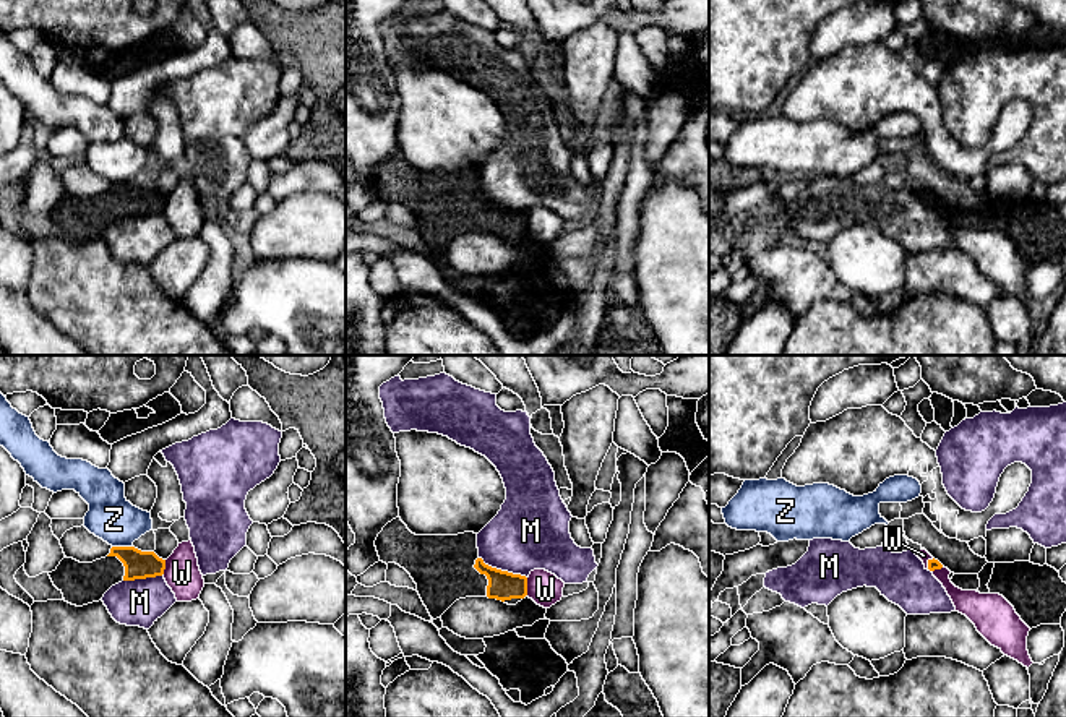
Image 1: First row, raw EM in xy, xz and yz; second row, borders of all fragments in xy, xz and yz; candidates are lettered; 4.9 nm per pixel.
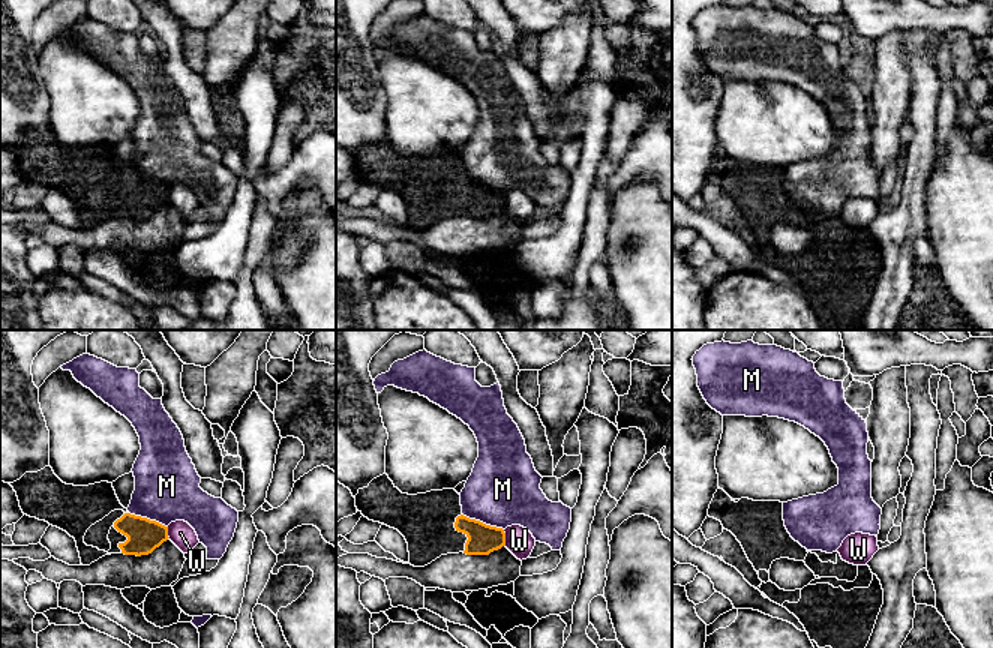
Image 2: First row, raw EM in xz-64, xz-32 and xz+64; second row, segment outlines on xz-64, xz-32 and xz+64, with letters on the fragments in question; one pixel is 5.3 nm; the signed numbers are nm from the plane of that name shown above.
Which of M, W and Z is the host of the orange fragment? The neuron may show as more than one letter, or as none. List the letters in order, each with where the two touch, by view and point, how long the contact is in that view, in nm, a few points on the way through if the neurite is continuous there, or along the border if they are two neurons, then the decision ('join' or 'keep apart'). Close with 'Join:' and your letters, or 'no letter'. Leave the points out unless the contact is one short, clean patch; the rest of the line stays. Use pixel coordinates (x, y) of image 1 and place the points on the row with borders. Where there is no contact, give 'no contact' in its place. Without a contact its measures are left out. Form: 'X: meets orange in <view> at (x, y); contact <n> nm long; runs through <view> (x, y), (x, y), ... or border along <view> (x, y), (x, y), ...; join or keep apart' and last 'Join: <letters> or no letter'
M: meets orange in xz at (503, 571); contact 260 nm long; border along xz (479, 557), (492, 566), (520, 573), (526, 578); keep apart
W: meets orange in xz at (526, 586); contact 90 nm long; border along xz (526, 578), (528, 594); keep apart
Z: meets orange in xy at (122, 547); contact 100 nm long; border along xy (112, 545), (130, 547); keep apart
Join: no letter

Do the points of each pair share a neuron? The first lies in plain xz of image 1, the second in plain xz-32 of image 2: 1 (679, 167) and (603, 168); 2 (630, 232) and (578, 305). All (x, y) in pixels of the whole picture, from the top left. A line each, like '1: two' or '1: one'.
1: two
2: one

